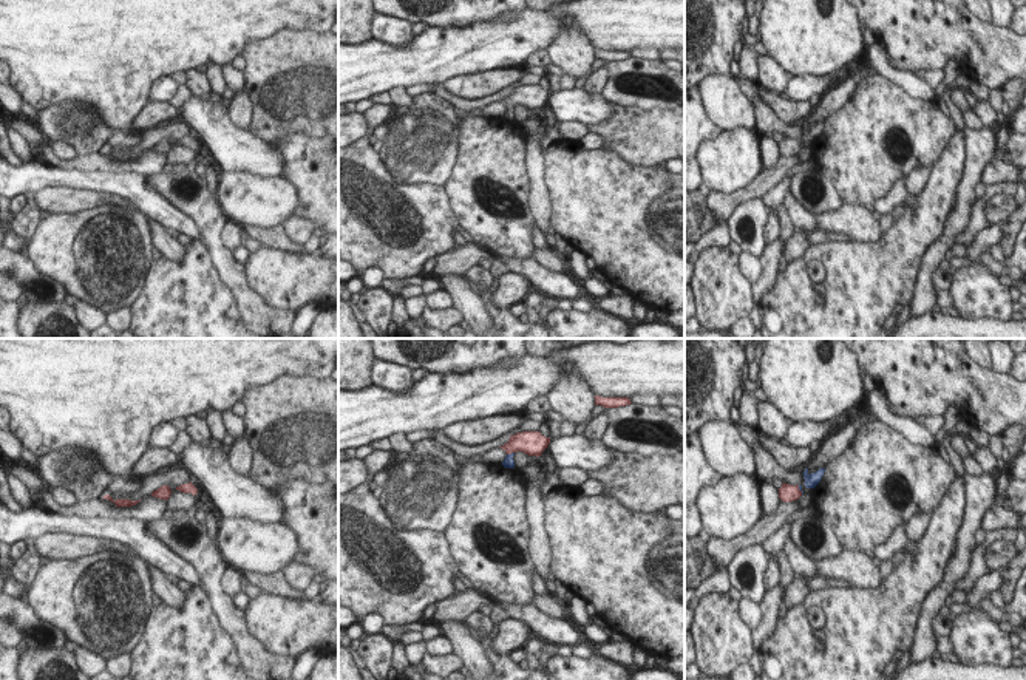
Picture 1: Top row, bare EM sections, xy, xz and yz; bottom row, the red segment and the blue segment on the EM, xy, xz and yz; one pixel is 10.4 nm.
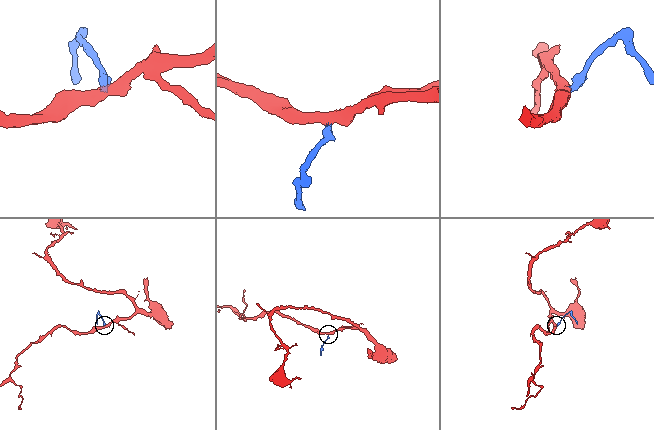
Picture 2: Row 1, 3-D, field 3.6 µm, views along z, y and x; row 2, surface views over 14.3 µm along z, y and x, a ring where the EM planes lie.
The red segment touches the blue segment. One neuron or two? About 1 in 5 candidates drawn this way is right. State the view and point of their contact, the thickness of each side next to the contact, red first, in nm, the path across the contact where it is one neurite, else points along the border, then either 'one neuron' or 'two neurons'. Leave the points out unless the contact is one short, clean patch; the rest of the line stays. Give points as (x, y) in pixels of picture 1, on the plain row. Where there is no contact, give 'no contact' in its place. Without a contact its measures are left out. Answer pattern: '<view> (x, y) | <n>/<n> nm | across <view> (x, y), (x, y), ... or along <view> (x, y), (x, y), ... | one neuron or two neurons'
yz (799, 144) | 190/30 nm | across yz (787, 147), (799, 144), (799, 139) | one neuron

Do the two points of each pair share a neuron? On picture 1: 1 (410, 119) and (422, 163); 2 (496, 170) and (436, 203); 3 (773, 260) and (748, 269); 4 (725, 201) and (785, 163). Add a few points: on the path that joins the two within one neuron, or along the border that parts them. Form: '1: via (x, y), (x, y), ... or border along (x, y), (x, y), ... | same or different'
1: via (411, 130), (421, 139), (422, 152) | same
2: border along (442, 187), (459, 224) | different
3: border along (761, 257), (762, 275), (753, 285) | different
4: via (740, 195), (759, 187), (770, 178) | same

